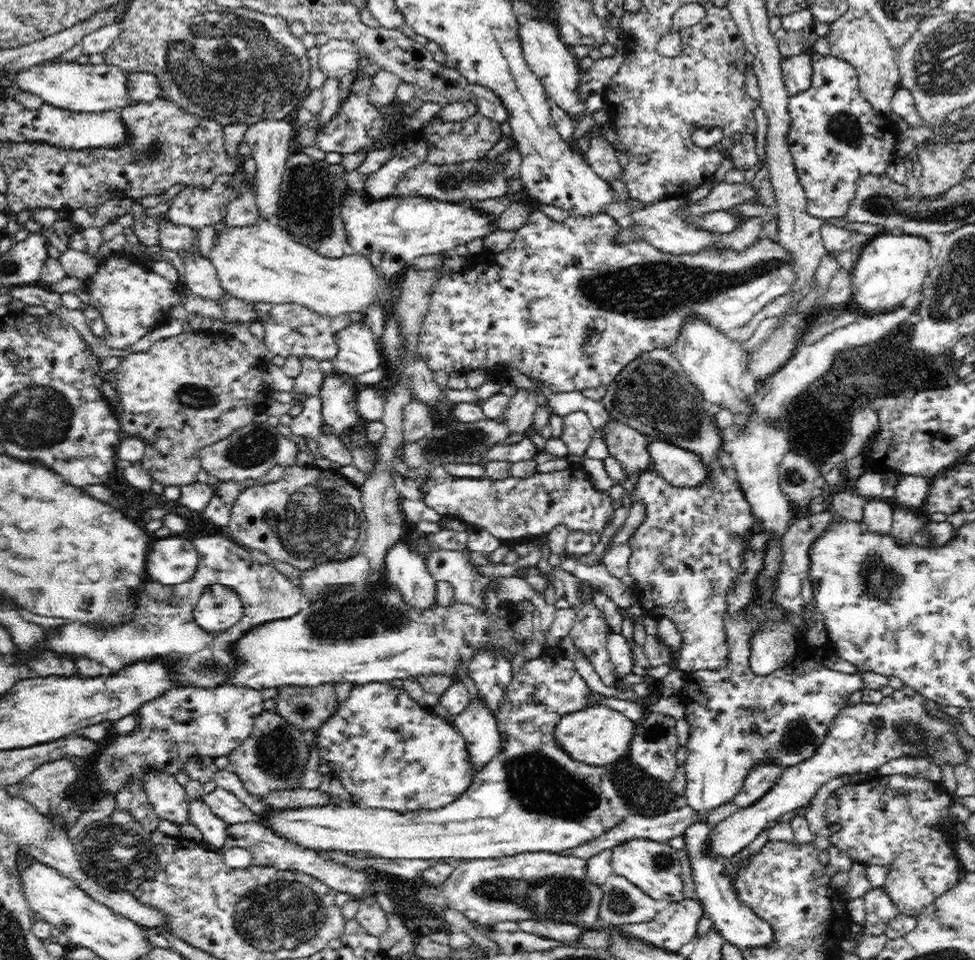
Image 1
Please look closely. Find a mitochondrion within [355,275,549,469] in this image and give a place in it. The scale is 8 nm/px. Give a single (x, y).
(447, 443)

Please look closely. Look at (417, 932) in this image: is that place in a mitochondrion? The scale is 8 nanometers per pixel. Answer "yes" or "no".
no

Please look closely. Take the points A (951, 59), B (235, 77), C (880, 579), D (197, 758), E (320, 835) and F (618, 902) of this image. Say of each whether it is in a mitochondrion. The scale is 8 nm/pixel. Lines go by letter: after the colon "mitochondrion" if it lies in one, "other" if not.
A: mitochondrion
B: mitochondrion
C: mitochondrion
D: other
E: other
F: mitochondrion

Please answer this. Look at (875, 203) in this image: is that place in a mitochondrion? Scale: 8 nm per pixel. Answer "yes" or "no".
yes

